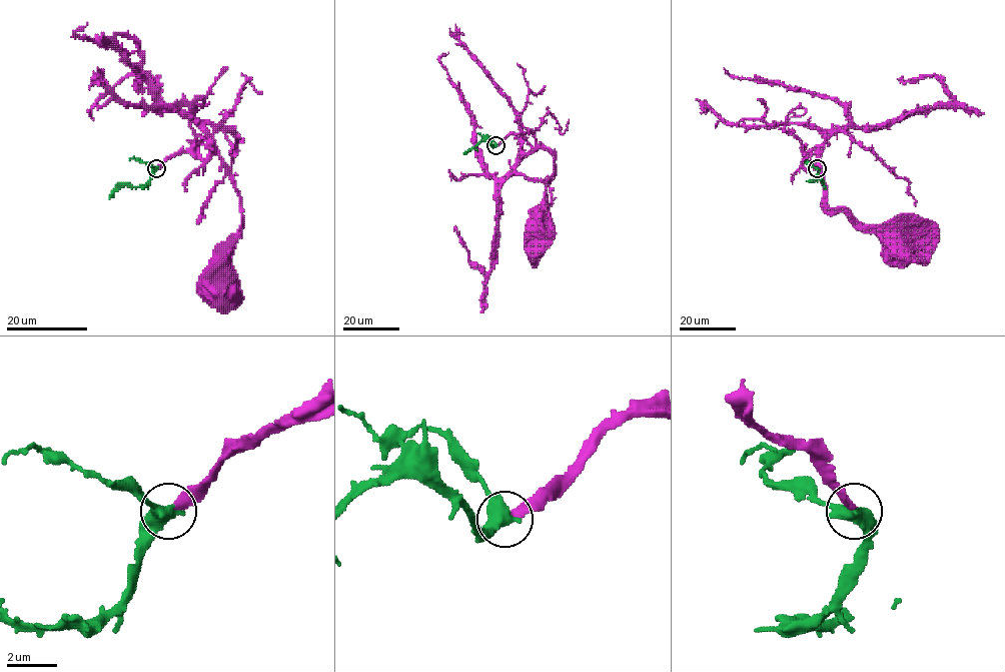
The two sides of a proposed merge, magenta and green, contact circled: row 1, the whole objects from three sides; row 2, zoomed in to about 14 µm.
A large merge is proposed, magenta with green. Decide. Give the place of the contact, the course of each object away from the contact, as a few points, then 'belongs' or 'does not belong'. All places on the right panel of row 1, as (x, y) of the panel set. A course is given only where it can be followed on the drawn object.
at (817, 168); magenta runs (817, 168), (806, 155), (819, 147), (820, 177), (827, 204), (844, 207), (861, 222), (885, 231), (896, 242); green runs (817, 168), (818, 175), (813, 180), (820, 180), (825, 189); belongs

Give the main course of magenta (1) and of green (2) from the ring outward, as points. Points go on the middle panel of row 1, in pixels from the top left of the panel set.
1: (496, 145), (520, 134), (533, 147), (548, 148), (555, 155), (546, 216), (540, 224)
2: (496, 145), (479, 141), (463, 153)

